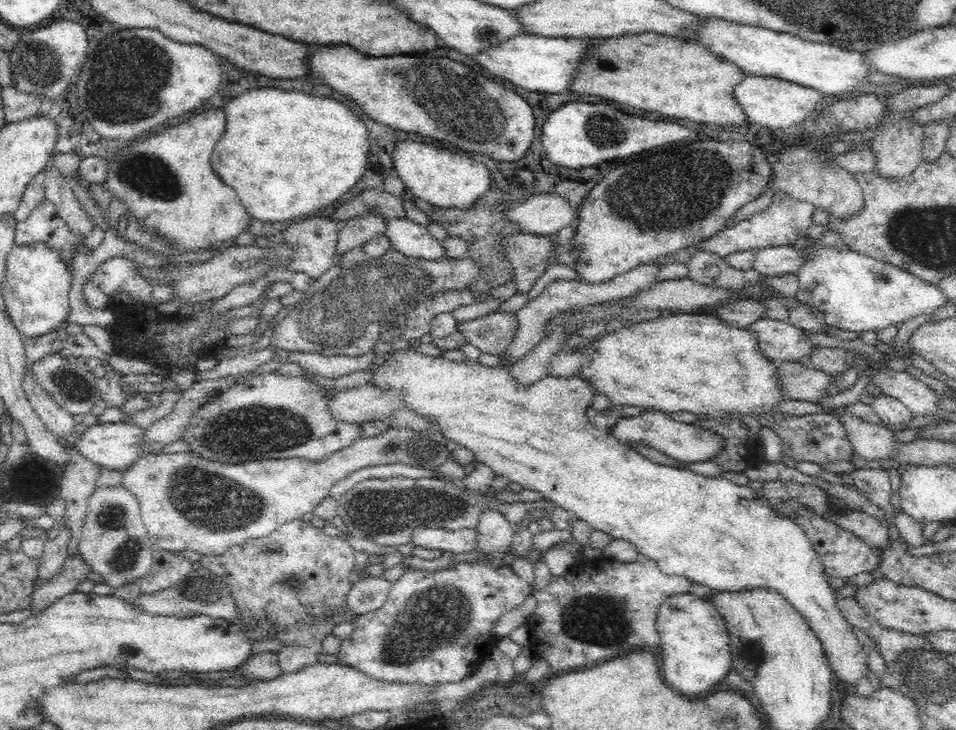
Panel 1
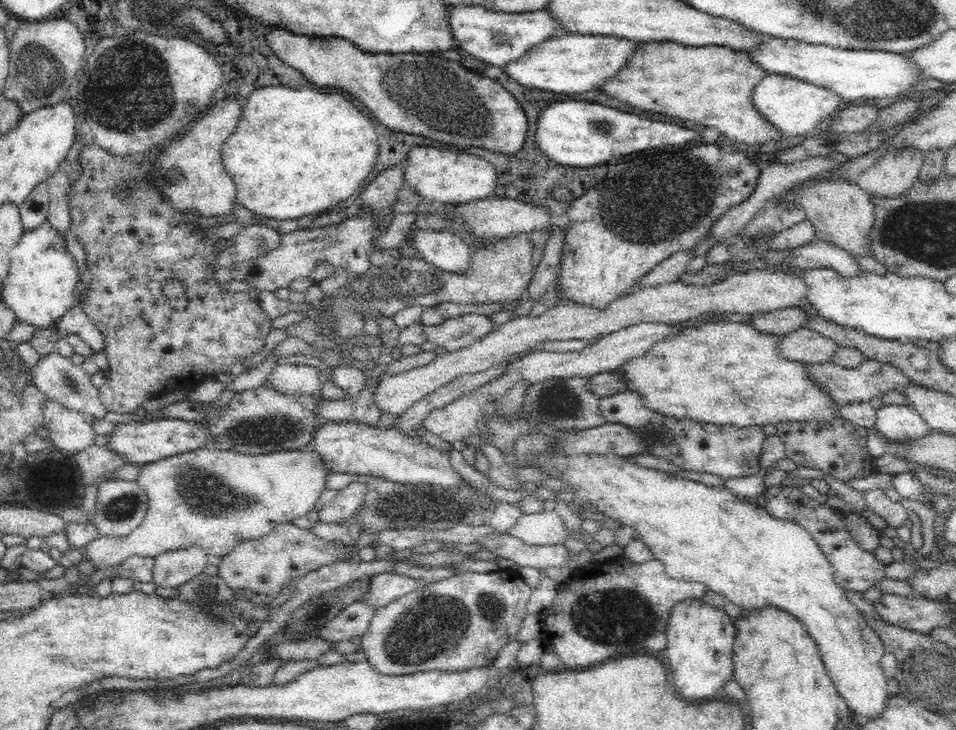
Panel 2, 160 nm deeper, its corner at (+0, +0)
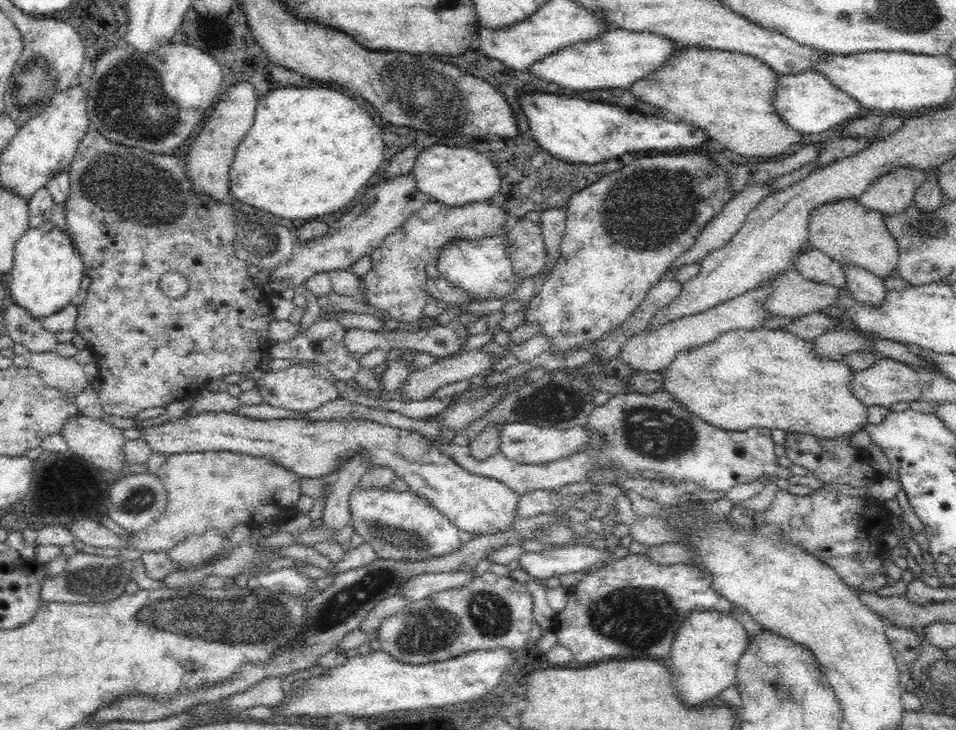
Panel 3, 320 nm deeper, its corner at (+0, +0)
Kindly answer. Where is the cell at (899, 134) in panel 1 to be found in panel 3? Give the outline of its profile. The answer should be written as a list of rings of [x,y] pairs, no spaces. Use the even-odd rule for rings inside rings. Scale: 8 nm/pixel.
[[[896,168],[873,182],[868,190],[857,198],[857,202],[884,216],[900,214],[912,206],[916,190],[923,186],[926,178],[927,172],[916,168]]]

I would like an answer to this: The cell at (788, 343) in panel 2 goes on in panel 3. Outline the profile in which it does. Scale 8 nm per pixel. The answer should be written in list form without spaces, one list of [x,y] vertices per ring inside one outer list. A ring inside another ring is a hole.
[[[857,330],[825,332],[813,340],[813,352],[832,360],[843,360],[845,354],[863,350],[870,350],[869,340],[866,334],[862,336]]]

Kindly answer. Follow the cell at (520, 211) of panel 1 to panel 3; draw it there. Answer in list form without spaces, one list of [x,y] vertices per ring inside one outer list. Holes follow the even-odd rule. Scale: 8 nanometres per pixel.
[[[487,201],[464,206],[428,202],[369,255],[371,268],[359,277],[369,304],[388,312],[394,321],[419,323],[425,314],[426,305],[432,299],[425,291],[425,268],[428,264],[437,264],[444,246],[450,242],[472,241],[497,235],[497,231],[507,228],[511,222],[509,215],[500,206]]]

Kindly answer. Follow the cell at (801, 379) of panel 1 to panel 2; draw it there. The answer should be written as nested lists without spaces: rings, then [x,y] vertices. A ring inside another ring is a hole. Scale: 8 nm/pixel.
[[[864,359],[862,364],[851,369],[844,368],[830,360],[828,362],[823,362],[822,364],[809,364],[807,366],[807,371],[811,374],[811,378],[815,378],[815,381],[819,382],[819,384],[823,386],[823,389],[829,392],[829,395],[833,398],[834,402],[842,405],[860,401],[870,402],[872,398],[882,398],[885,394],[888,394],[888,392],[904,392],[905,388],[910,385],[920,385],[915,384],[913,380],[910,380],[906,374],[904,374],[899,368],[896,368],[892,363],[888,364],[887,362],[878,362],[874,359]]]

